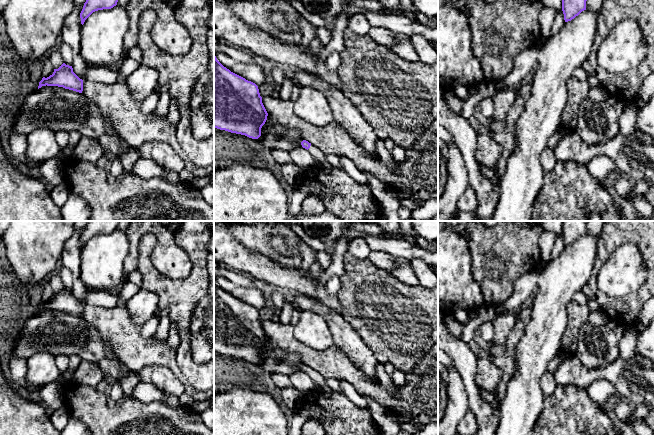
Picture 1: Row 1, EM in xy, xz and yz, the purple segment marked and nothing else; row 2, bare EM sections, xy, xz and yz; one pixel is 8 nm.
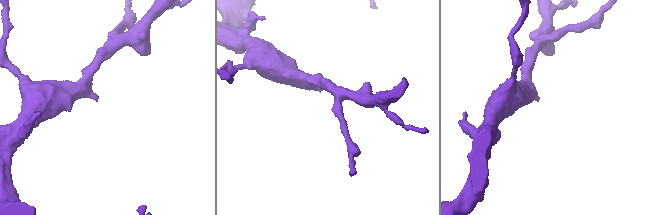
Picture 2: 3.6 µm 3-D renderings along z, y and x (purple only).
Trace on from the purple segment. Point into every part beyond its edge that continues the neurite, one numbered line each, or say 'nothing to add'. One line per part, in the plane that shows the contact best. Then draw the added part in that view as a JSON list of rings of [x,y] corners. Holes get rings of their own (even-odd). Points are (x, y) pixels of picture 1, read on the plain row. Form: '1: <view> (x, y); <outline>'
1: xz (321, 385); [[[311,368],[308,375],[314,381],[316,385],[316,390],[321,391],[325,394],[331,395],[332,389],[327,385],[326,379],[320,375],[314,368]]]

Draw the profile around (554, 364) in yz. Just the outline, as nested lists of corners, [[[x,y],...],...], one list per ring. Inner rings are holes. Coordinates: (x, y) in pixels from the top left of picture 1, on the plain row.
[[[557,354],[548,364],[548,370],[553,374],[558,370],[560,364],[564,361],[564,358]]]

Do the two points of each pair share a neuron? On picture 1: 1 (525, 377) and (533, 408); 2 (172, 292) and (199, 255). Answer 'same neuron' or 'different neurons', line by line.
1: same neuron
2: same neuron

